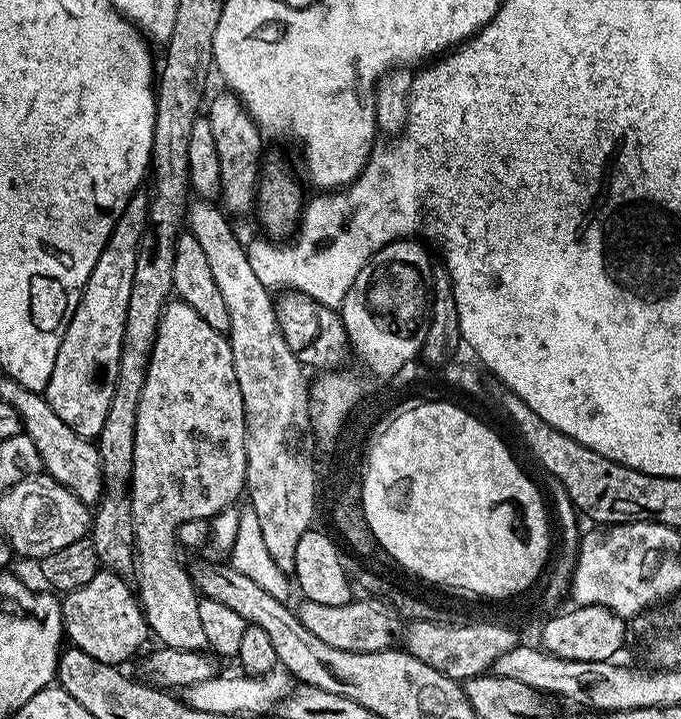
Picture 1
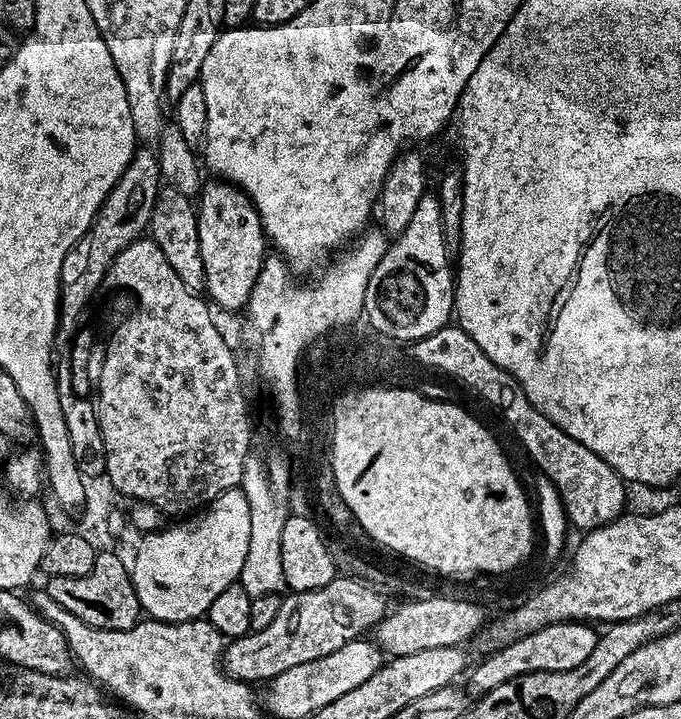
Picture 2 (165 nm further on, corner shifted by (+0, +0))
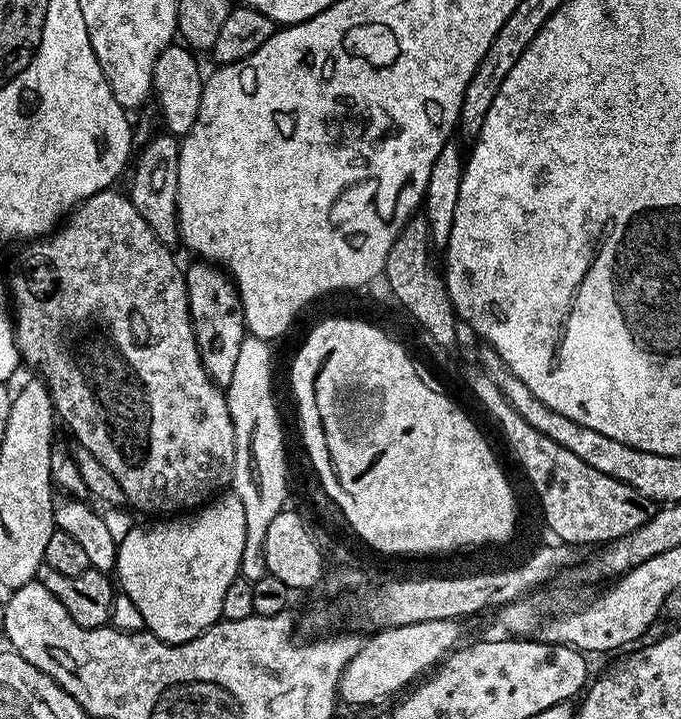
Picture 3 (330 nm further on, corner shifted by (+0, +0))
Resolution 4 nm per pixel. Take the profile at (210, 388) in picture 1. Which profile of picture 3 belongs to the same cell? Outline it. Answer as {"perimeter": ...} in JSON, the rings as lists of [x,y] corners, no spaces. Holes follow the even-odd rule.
{"perimeter":[[[105,190],[94,194],[90,198],[86,198],[79,206],[73,208],[66,222],[61,223],[51,234],[37,239],[35,242],[29,243],[28,248],[16,260],[16,265],[12,268],[12,277],[6,285],[7,291],[10,293],[10,308],[14,313],[14,327],[16,330],[16,345],[20,351],[21,361],[25,365],[29,364],[32,368],[40,368],[39,375],[47,384],[52,401],[56,407],[57,417],[76,435],[76,444],[79,447],[90,450],[90,454],[94,454],[94,458],[98,458],[98,462],[102,462],[102,466],[106,466],[106,470],[110,470],[110,474],[114,474],[114,482],[118,482],[118,486],[122,486],[124,491],[124,499],[130,505],[133,504],[140,512],[156,512],[152,514],[180,514],[185,510],[195,510],[205,502],[213,499],[221,490],[227,489],[232,483],[232,471],[234,470],[234,462],[236,461],[236,447],[234,446],[234,422],[230,418],[230,410],[228,409],[228,397],[225,389],[218,387],[217,384],[206,374],[206,370],[202,364],[202,358],[198,354],[198,346],[196,345],[196,335],[192,329],[192,320],[190,319],[190,310],[188,309],[188,287],[184,281],[184,272],[182,268],[176,265],[176,260],[171,256],[169,245],[162,243],[154,234],[154,230],[150,230],[150,226],[146,226],[146,218],[142,218],[142,214],[138,214],[138,210],[132,205],[131,199],[127,195],[124,196],[117,190]]]}

